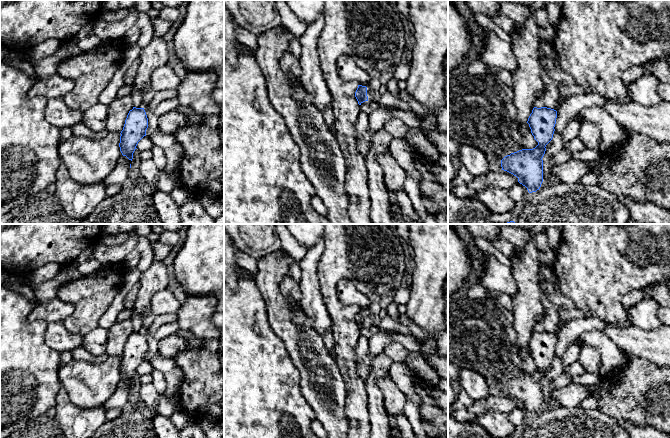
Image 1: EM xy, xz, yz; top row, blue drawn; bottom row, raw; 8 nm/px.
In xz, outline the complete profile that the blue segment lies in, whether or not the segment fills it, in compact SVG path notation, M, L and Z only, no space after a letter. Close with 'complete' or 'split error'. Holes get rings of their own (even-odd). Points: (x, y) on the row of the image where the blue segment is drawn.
M358 85L358 88L355 92L355 97L356 97L359 105L361 105L365 101L368 101L367 87Z; complete

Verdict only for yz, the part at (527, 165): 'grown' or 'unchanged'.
unchanged

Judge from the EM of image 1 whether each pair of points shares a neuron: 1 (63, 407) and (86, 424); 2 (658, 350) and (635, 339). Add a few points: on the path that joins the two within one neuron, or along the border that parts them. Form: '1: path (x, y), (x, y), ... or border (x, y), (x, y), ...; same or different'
1: path (69, 413), (80, 424); same
2: path (652, 345), (641, 343); same

